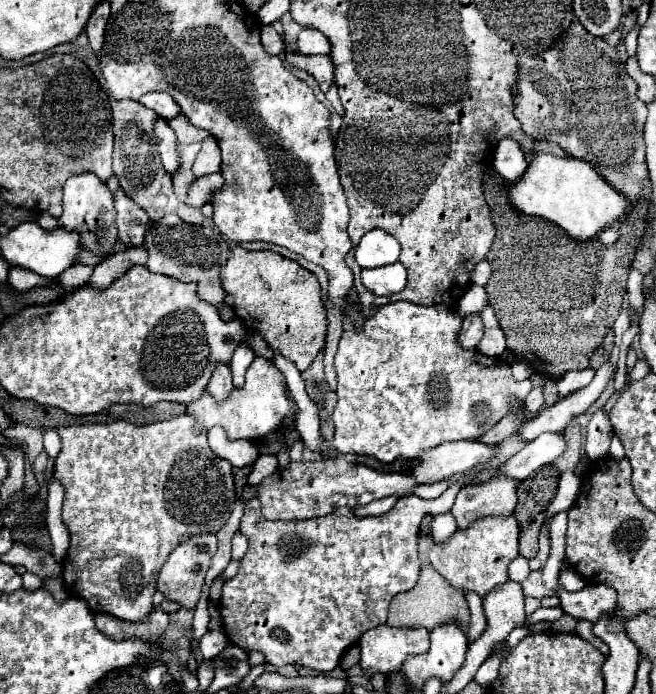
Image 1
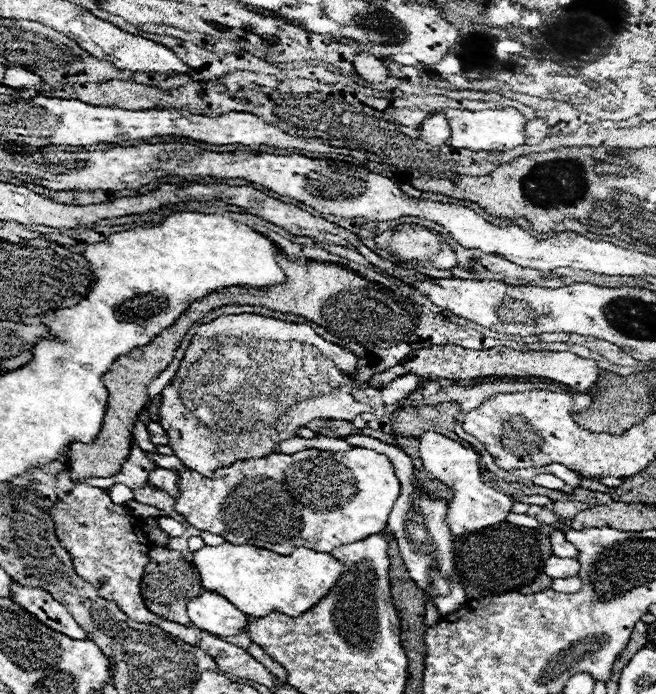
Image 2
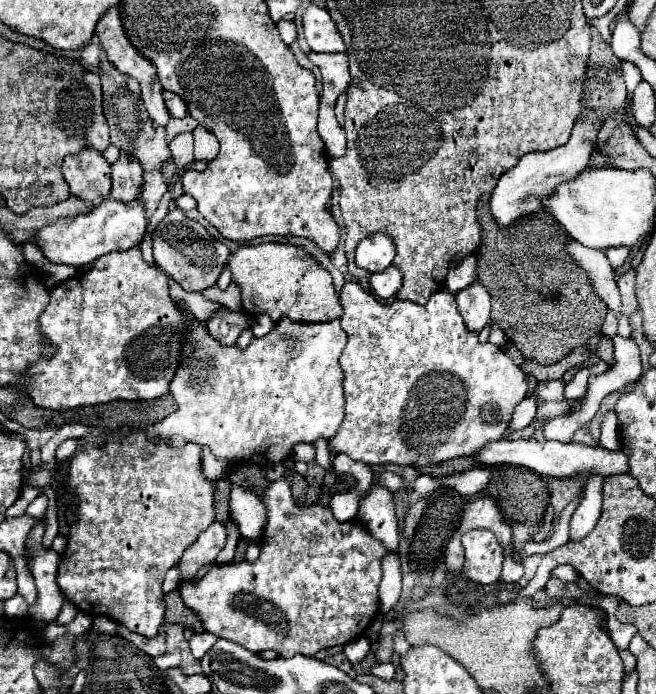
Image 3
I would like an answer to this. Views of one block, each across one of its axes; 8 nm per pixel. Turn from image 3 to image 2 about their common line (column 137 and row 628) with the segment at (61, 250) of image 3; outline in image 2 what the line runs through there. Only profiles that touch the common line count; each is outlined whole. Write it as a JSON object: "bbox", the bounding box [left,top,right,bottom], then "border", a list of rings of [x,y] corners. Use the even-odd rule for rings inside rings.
{"bbox":[188,592,248,636],"border":[[[202,592],[188,604],[190,622],[214,636],[236,636],[246,630],[248,616],[214,592]]]}

